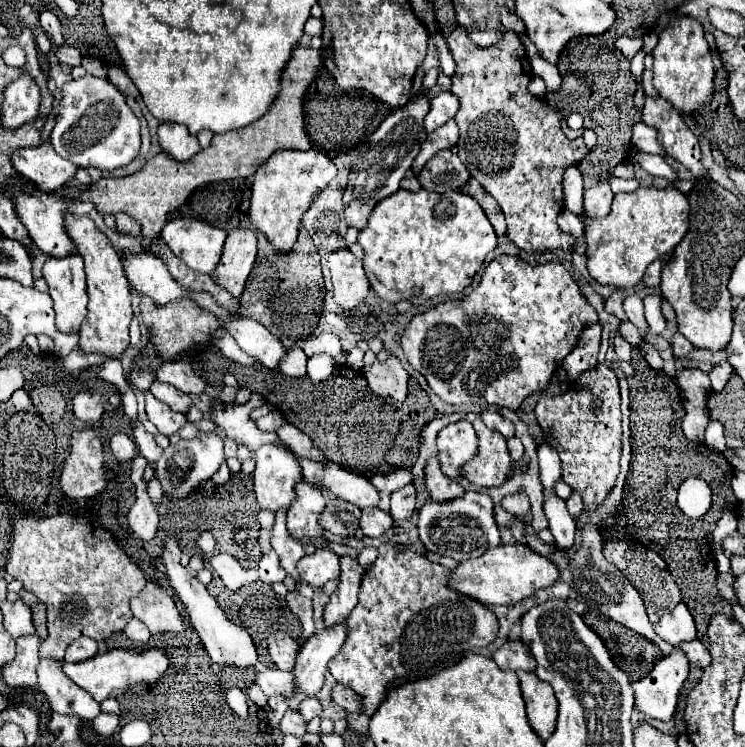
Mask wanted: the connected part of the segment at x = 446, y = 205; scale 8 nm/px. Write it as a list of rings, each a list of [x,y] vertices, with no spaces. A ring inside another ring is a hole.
[[[400,188],[396,194],[392,194],[392,198],[384,198],[384,202],[376,206],[376,212],[372,212],[372,218],[368,220],[368,226],[360,232],[358,242],[366,250],[364,270],[368,274],[372,290],[382,300],[408,300],[414,306],[420,306],[432,296],[462,292],[466,286],[470,286],[488,252],[496,248],[496,232],[480,206],[462,192],[438,194],[430,190],[408,192]]]

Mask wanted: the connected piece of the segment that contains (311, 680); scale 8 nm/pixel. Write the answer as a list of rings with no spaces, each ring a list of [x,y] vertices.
[[[336,624],[330,630],[314,634],[304,650],[300,650],[300,662],[296,662],[296,682],[300,682],[302,694],[314,696],[324,686],[324,672],[332,656],[336,656],[348,636],[346,624]]]

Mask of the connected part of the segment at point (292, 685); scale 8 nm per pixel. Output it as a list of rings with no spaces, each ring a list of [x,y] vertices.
[[[274,667],[267,668],[263,672],[256,674],[255,682],[264,690],[264,694],[270,698],[270,696],[284,696],[288,698],[294,698],[296,694],[296,682],[294,682],[294,672],[275,672]]]

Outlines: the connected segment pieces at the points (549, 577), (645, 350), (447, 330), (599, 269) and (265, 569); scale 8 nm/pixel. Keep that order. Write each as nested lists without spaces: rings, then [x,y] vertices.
[[[508,544],[486,550],[480,558],[470,558],[458,562],[458,566],[448,576],[448,586],[452,586],[458,594],[478,600],[484,606],[500,606],[514,604],[540,588],[550,586],[558,578],[558,568],[538,552],[530,550],[524,544]]]
[[[646,340],[640,344],[640,352],[642,352],[642,356],[646,358],[646,362],[654,368],[654,370],[658,370],[658,372],[662,372],[662,364],[664,364],[664,360],[660,358],[660,354],[658,354],[658,350],[652,346],[652,344],[648,344]]]
[[[502,254],[496,260],[490,262],[490,266],[484,270],[482,280],[478,284],[478,288],[474,288],[468,296],[464,296],[462,300],[450,300],[444,304],[434,306],[428,312],[422,312],[418,316],[412,318],[412,322],[406,326],[404,336],[402,336],[402,350],[406,354],[406,358],[410,360],[410,364],[428,380],[428,386],[448,404],[468,404],[468,402],[476,402],[476,404],[498,404],[504,406],[508,410],[516,410],[522,400],[526,396],[530,396],[536,390],[544,390],[552,378],[552,374],[556,372],[556,368],[562,364],[562,360],[574,350],[574,346],[580,340],[580,334],[586,326],[596,324],[598,322],[598,314],[596,310],[586,302],[586,298],[580,294],[576,280],[572,278],[572,274],[558,262],[550,262],[550,264],[538,264],[538,266],[530,266],[528,262],[524,262],[518,256],[508,256]]]
[[[640,186],[630,194],[616,194],[612,202],[612,212],[606,218],[594,218],[594,220],[582,218],[586,224],[584,238],[586,238],[588,270],[592,278],[596,278],[600,284],[612,284],[616,288],[636,286],[642,280],[648,264],[670,254],[680,244],[680,240],[686,236],[688,226],[690,226],[688,216],[690,216],[688,198],[674,186],[666,186],[666,188]]]
[[[273,549],[263,553],[262,560],[258,564],[258,572],[260,572],[260,580],[268,584],[282,582],[286,578],[286,570],[280,566],[279,557]]]

